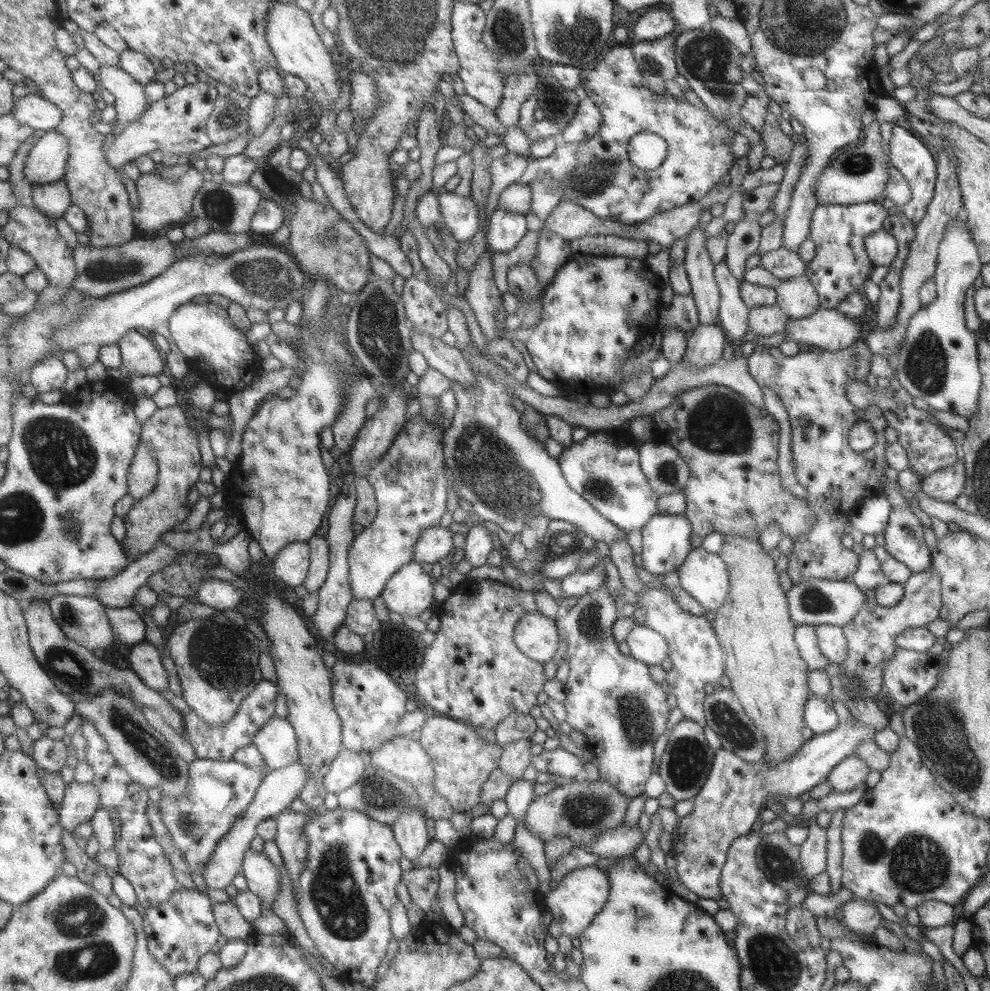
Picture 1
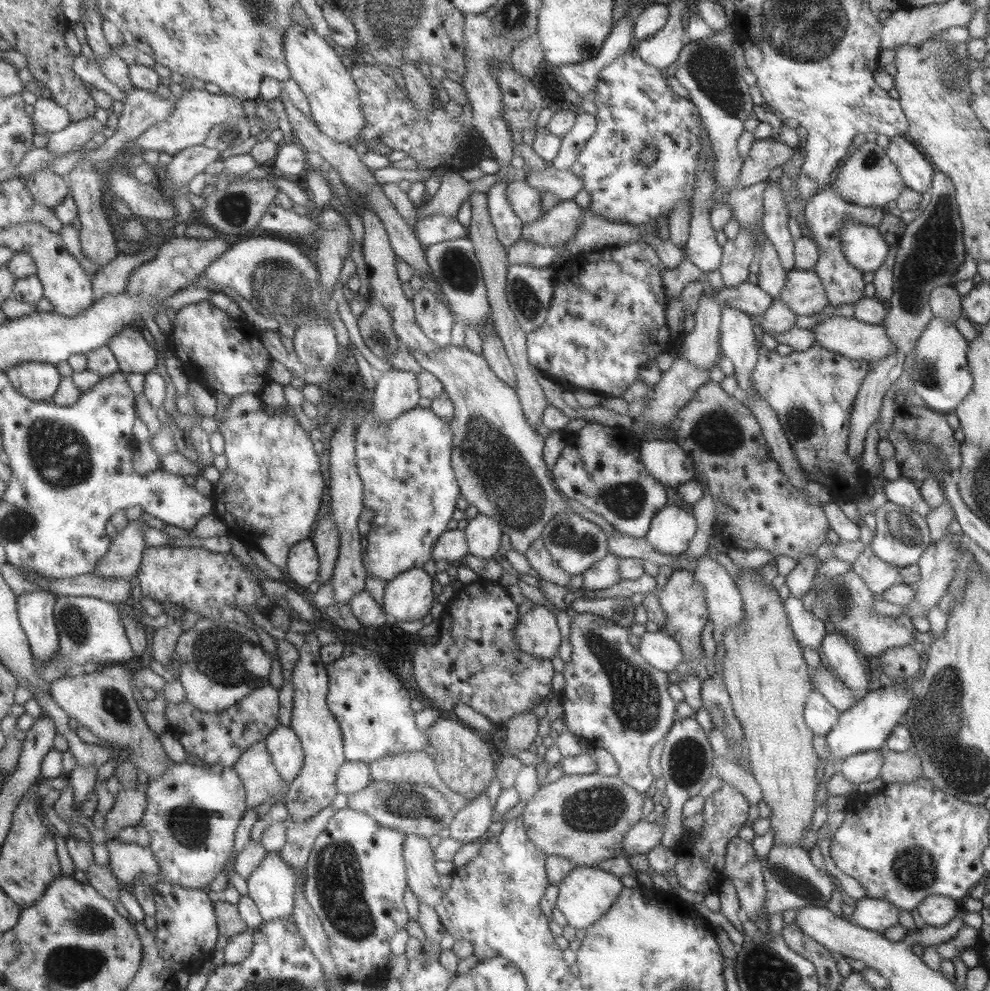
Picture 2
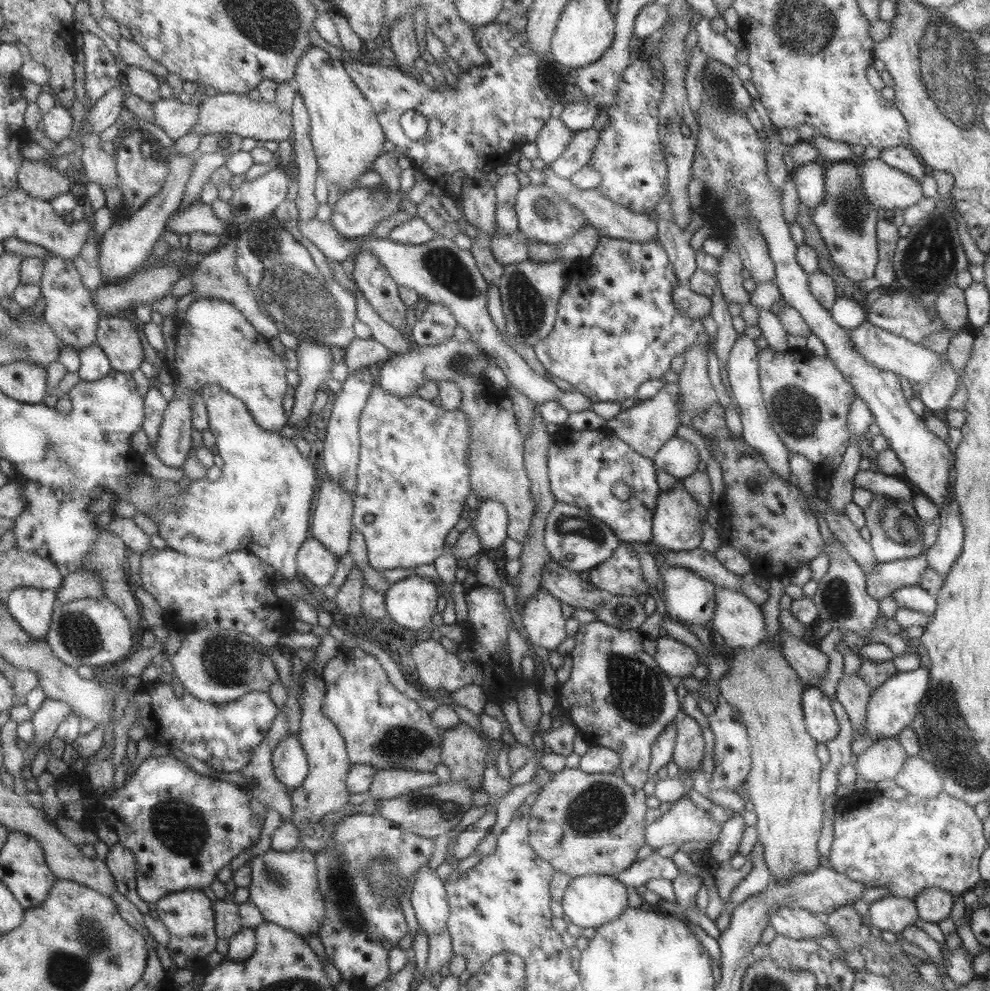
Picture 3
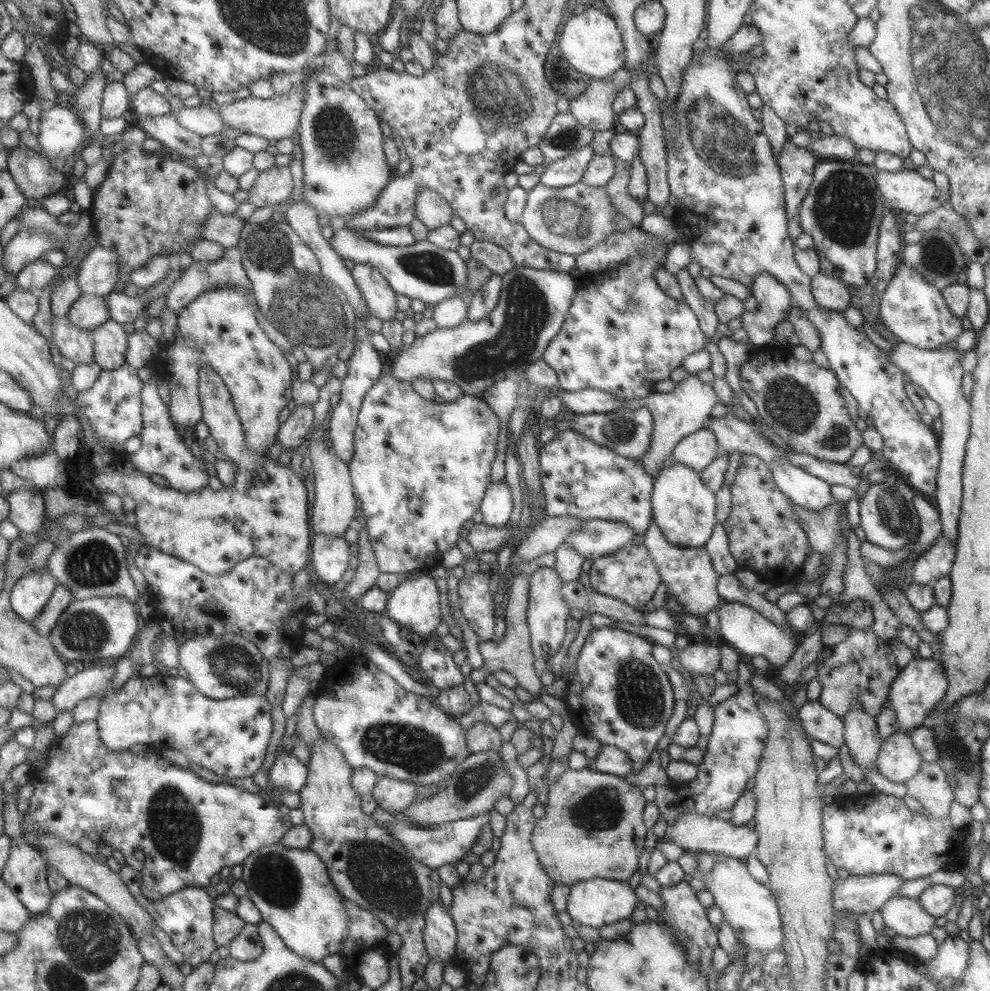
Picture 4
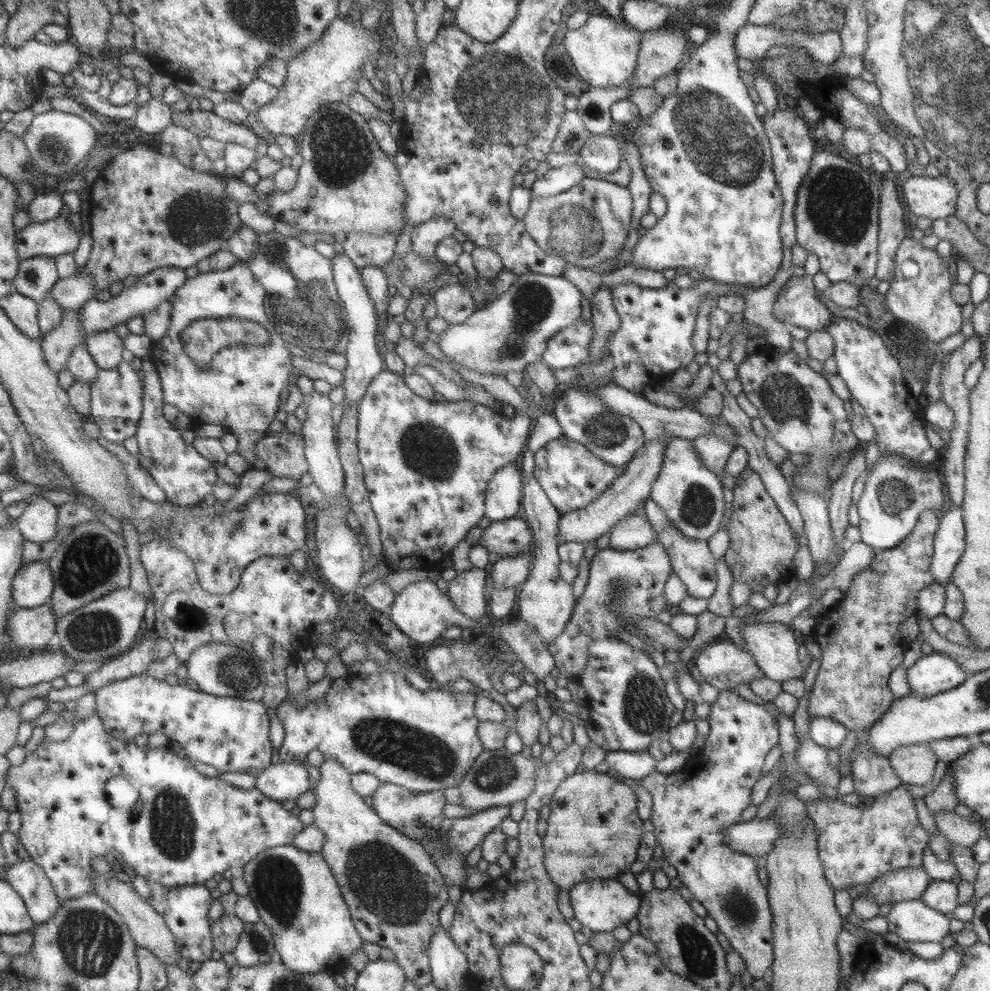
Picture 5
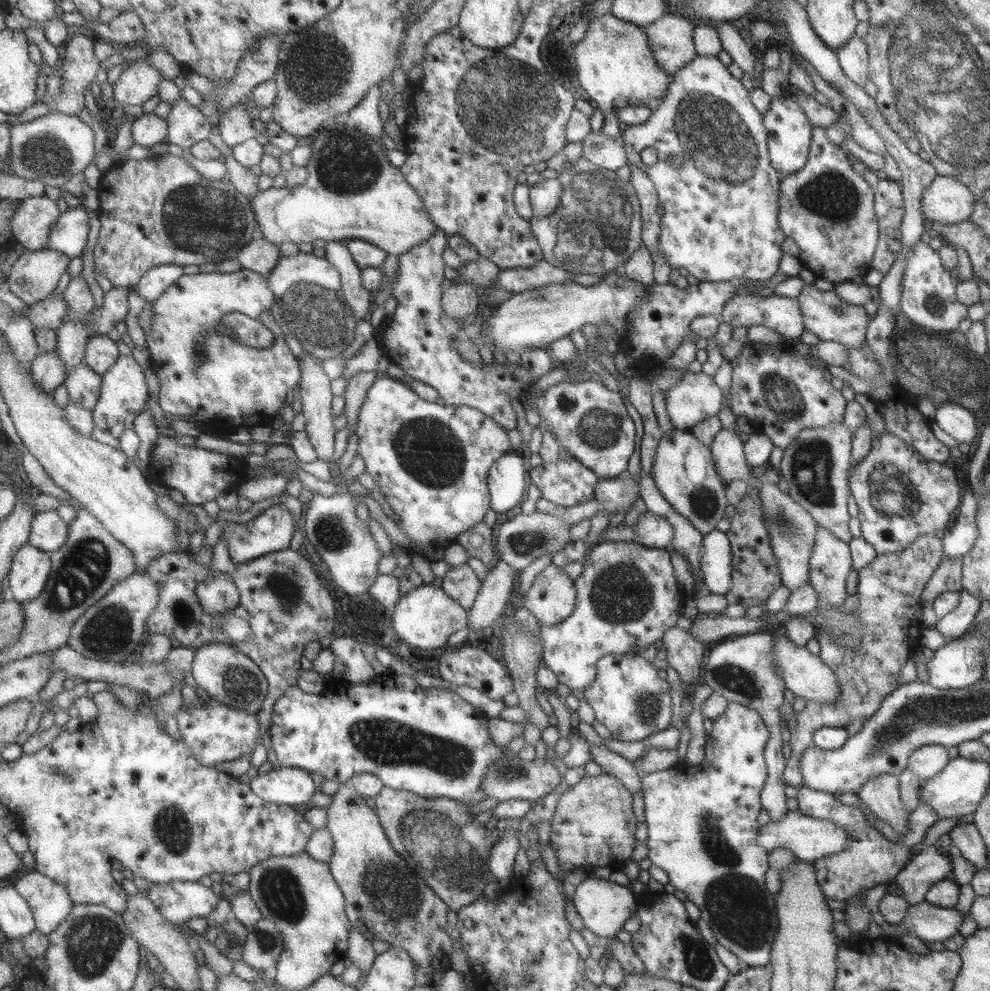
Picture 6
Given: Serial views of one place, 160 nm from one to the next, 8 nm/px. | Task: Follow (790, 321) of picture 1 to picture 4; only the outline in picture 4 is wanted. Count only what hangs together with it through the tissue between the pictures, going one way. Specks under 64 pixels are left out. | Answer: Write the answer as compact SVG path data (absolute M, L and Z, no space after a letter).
M904 342L893 344L888 359L895 363L902 372L902 378L907 378L915 387L921 387L926 395L937 403L940 408L941 431L938 435L940 461L936 474L935 505L939 513L941 536L955 544L962 501L962 464L968 434L970 433L970 404L961 391L963 370L961 369L961 354L955 348L944 350L921 350Z

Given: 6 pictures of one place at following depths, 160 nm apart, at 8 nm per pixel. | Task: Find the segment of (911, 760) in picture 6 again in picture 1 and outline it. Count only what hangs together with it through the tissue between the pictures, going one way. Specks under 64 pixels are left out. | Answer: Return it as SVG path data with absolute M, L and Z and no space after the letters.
M851 755L839 761L828 774L826 782L830 785L829 793L847 792L864 782L870 768L858 756Z

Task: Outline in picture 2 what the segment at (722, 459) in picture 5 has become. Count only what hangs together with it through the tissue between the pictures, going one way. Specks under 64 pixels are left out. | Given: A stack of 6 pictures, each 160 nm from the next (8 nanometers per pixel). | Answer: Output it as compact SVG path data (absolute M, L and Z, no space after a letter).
M645 439L639 445L639 454L647 472L664 488L694 478L691 458L675 441Z

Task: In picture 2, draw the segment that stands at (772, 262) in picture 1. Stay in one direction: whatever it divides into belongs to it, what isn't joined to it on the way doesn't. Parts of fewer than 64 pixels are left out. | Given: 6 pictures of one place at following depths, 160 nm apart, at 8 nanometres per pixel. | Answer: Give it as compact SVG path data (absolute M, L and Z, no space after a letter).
M776 180L767 182L766 189L762 192L762 207L762 234L777 251L782 267L786 272L791 271L794 268L794 240L787 227L788 210Z

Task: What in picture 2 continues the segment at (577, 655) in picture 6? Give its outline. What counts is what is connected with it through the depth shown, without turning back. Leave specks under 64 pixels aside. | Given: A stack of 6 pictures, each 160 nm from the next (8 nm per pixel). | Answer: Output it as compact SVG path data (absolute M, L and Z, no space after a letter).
M607 553L603 558L596 560L587 570L581 573L582 587L585 590L595 591L607 589L620 582L619 558L613 553Z

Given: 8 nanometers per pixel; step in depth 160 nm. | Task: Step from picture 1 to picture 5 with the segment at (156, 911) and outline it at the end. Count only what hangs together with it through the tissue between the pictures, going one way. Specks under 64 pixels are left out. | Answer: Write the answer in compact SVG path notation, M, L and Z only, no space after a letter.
M139 874L131 879L131 883L135 890L139 891L139 894L142 894L143 898L165 917L168 927L176 936L176 943L179 945L183 957L201 963L213 958L214 936L212 920L209 919L209 910L211 910L211 904L214 900L211 896L211 889L209 890L207 886L199 883L166 887Z

